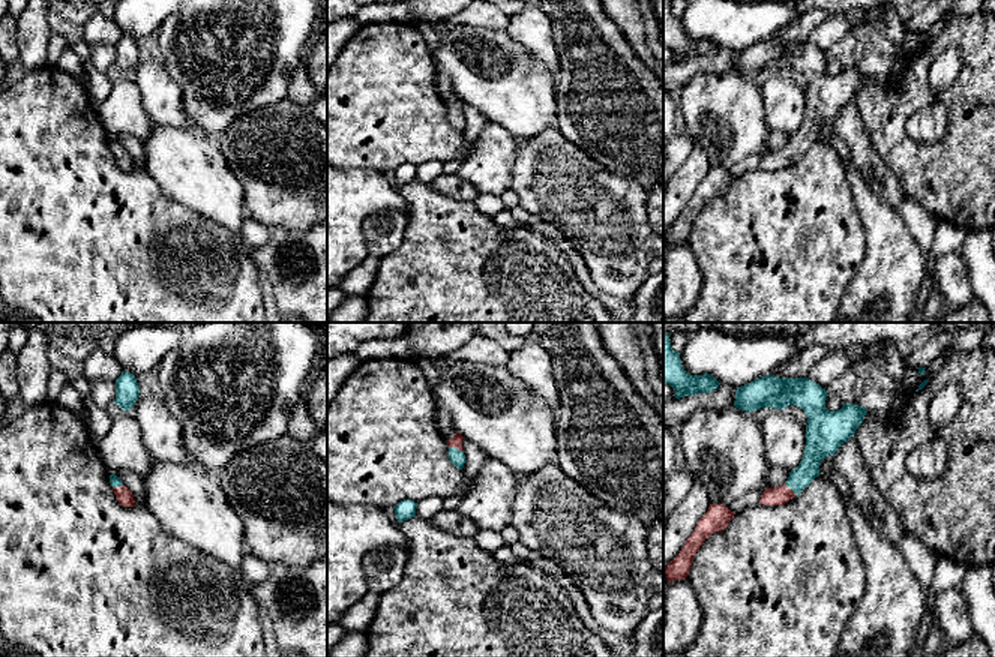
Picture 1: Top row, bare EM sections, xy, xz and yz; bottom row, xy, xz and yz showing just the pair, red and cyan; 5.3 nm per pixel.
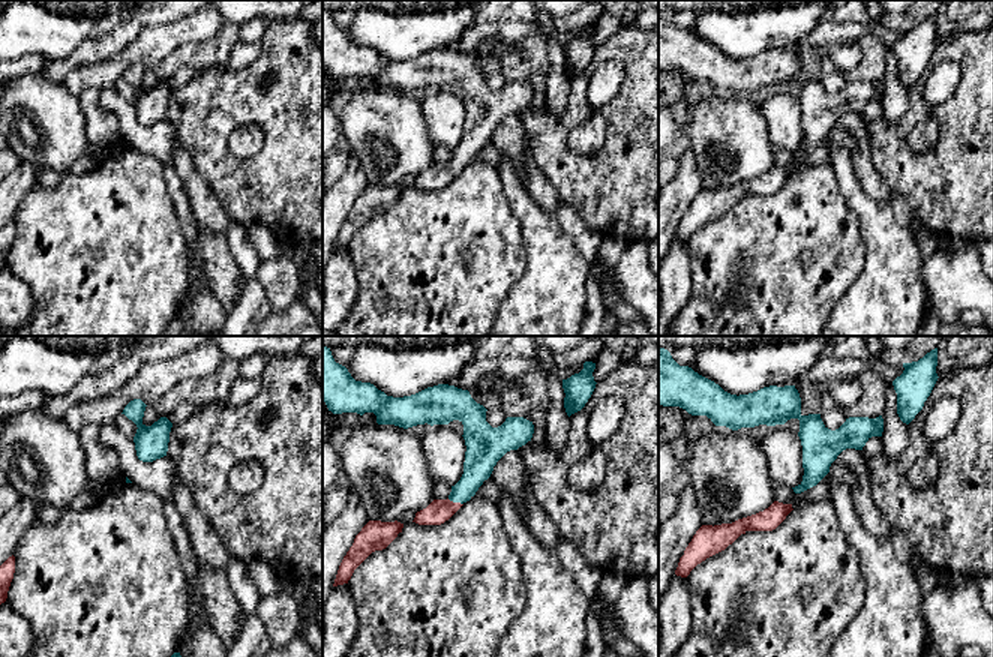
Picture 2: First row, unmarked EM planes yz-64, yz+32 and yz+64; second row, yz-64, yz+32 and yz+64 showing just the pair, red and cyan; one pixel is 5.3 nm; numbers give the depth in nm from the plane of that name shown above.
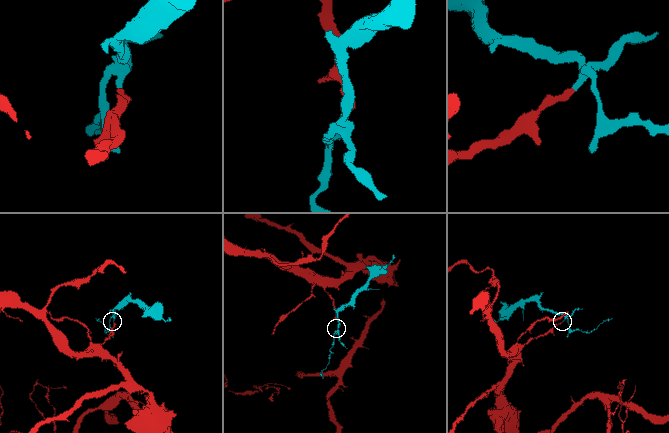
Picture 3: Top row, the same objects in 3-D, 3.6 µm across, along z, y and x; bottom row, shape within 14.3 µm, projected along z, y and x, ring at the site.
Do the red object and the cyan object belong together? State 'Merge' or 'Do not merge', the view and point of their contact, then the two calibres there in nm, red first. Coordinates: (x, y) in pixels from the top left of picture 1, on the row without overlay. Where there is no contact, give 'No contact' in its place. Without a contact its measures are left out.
Merge. Touches red at xz (456, 111). Thickness 60 nm (red) against 80 nm

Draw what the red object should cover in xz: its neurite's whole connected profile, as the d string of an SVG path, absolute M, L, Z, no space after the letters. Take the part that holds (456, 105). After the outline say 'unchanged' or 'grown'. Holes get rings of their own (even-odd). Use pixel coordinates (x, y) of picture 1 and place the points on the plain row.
M456 96L455 100L447 105L449 123L458 134L462 134L465 128L465 118L462 112L464 104L465 102L459 96Z; grown

